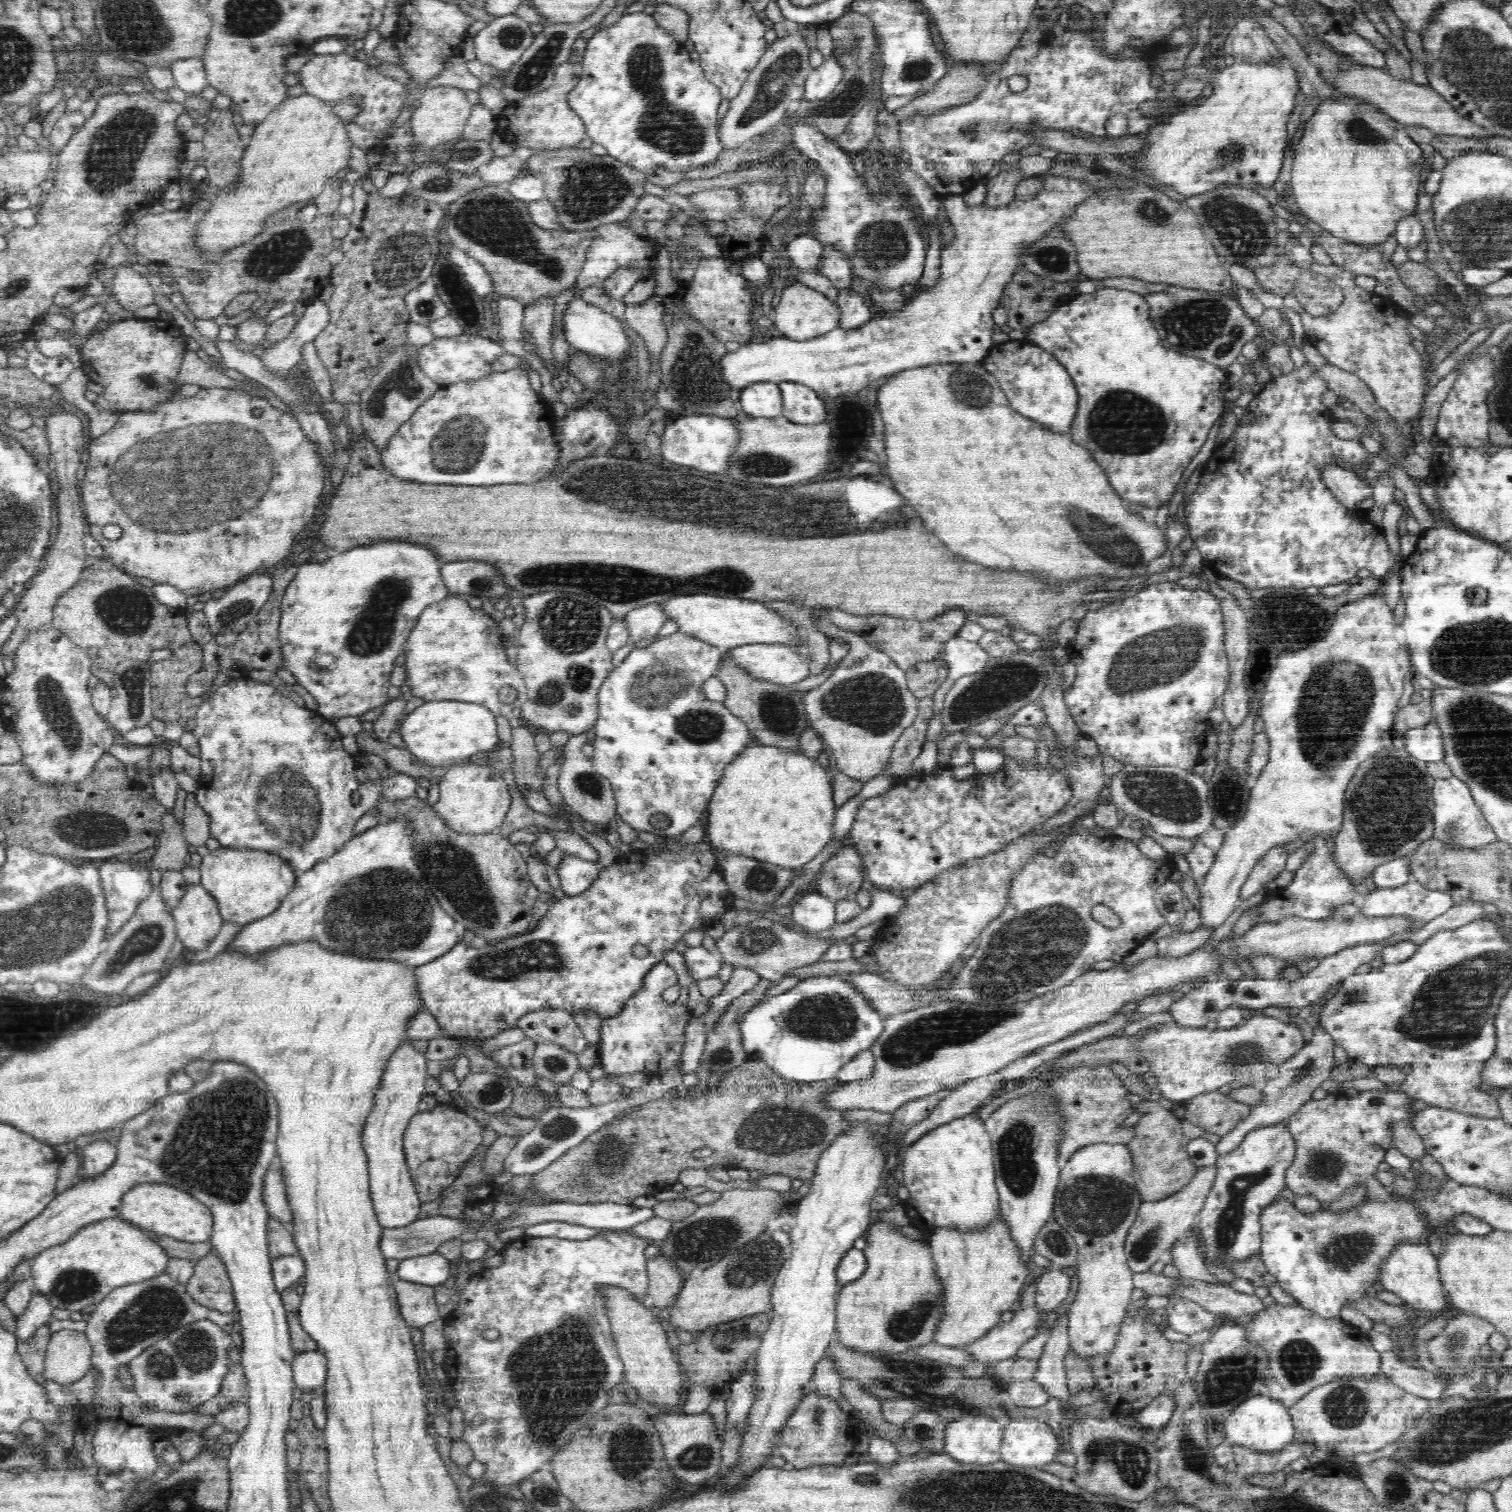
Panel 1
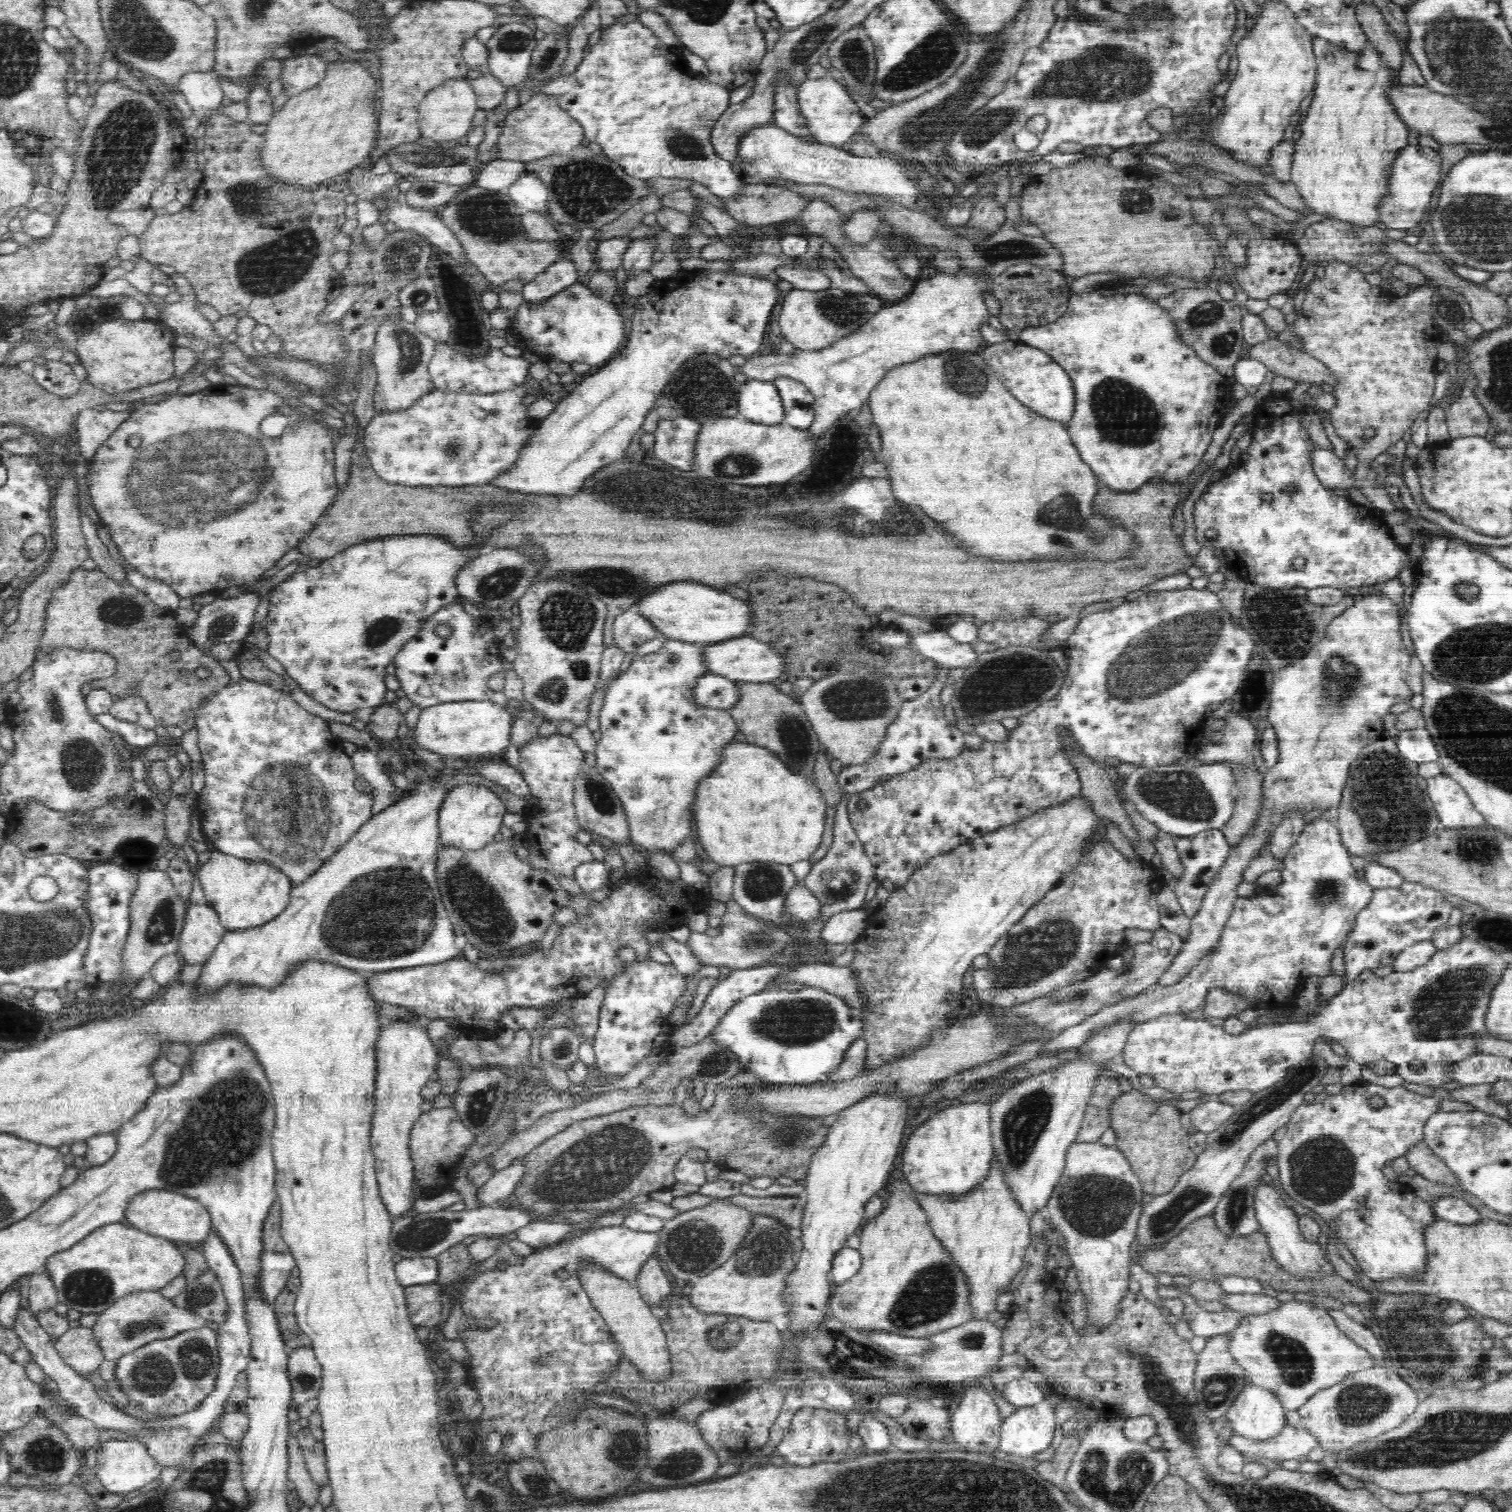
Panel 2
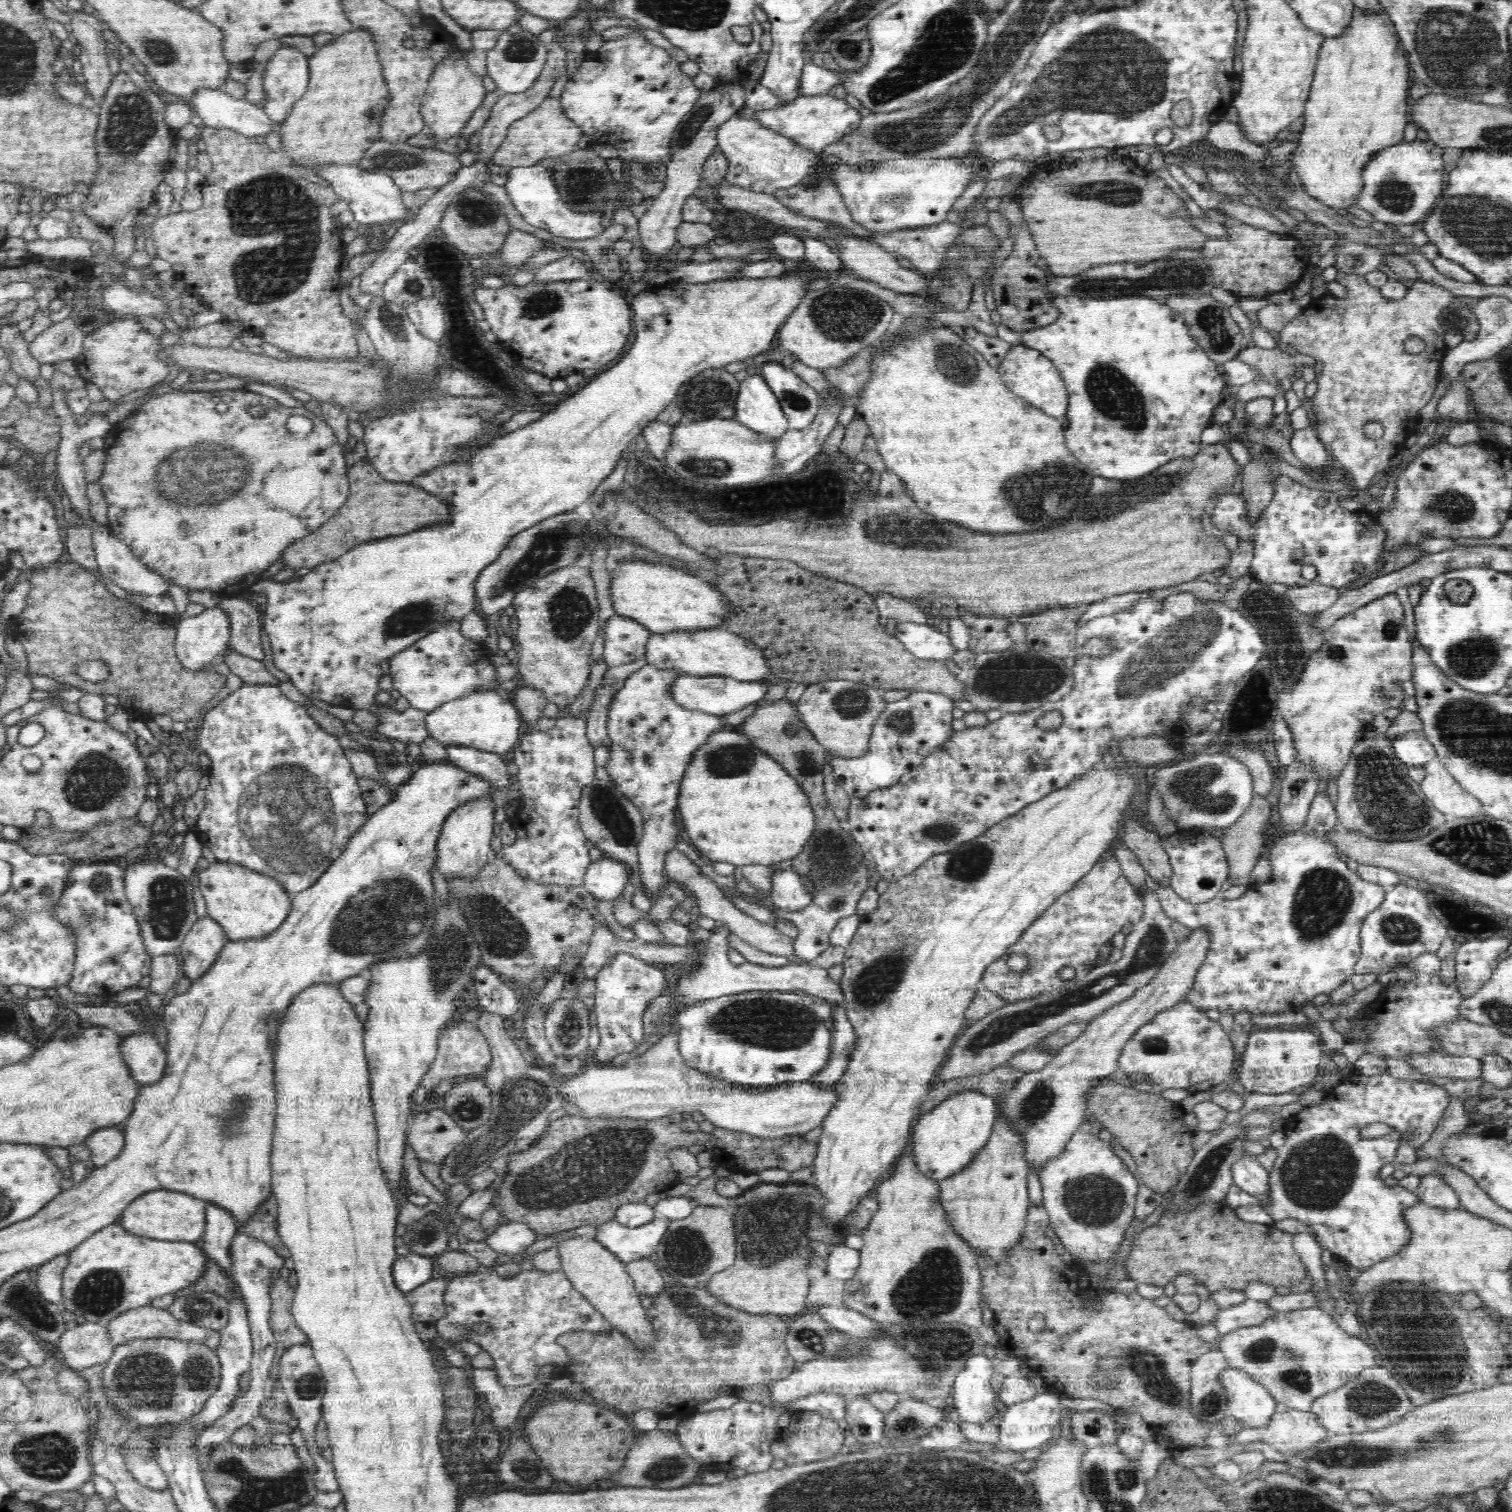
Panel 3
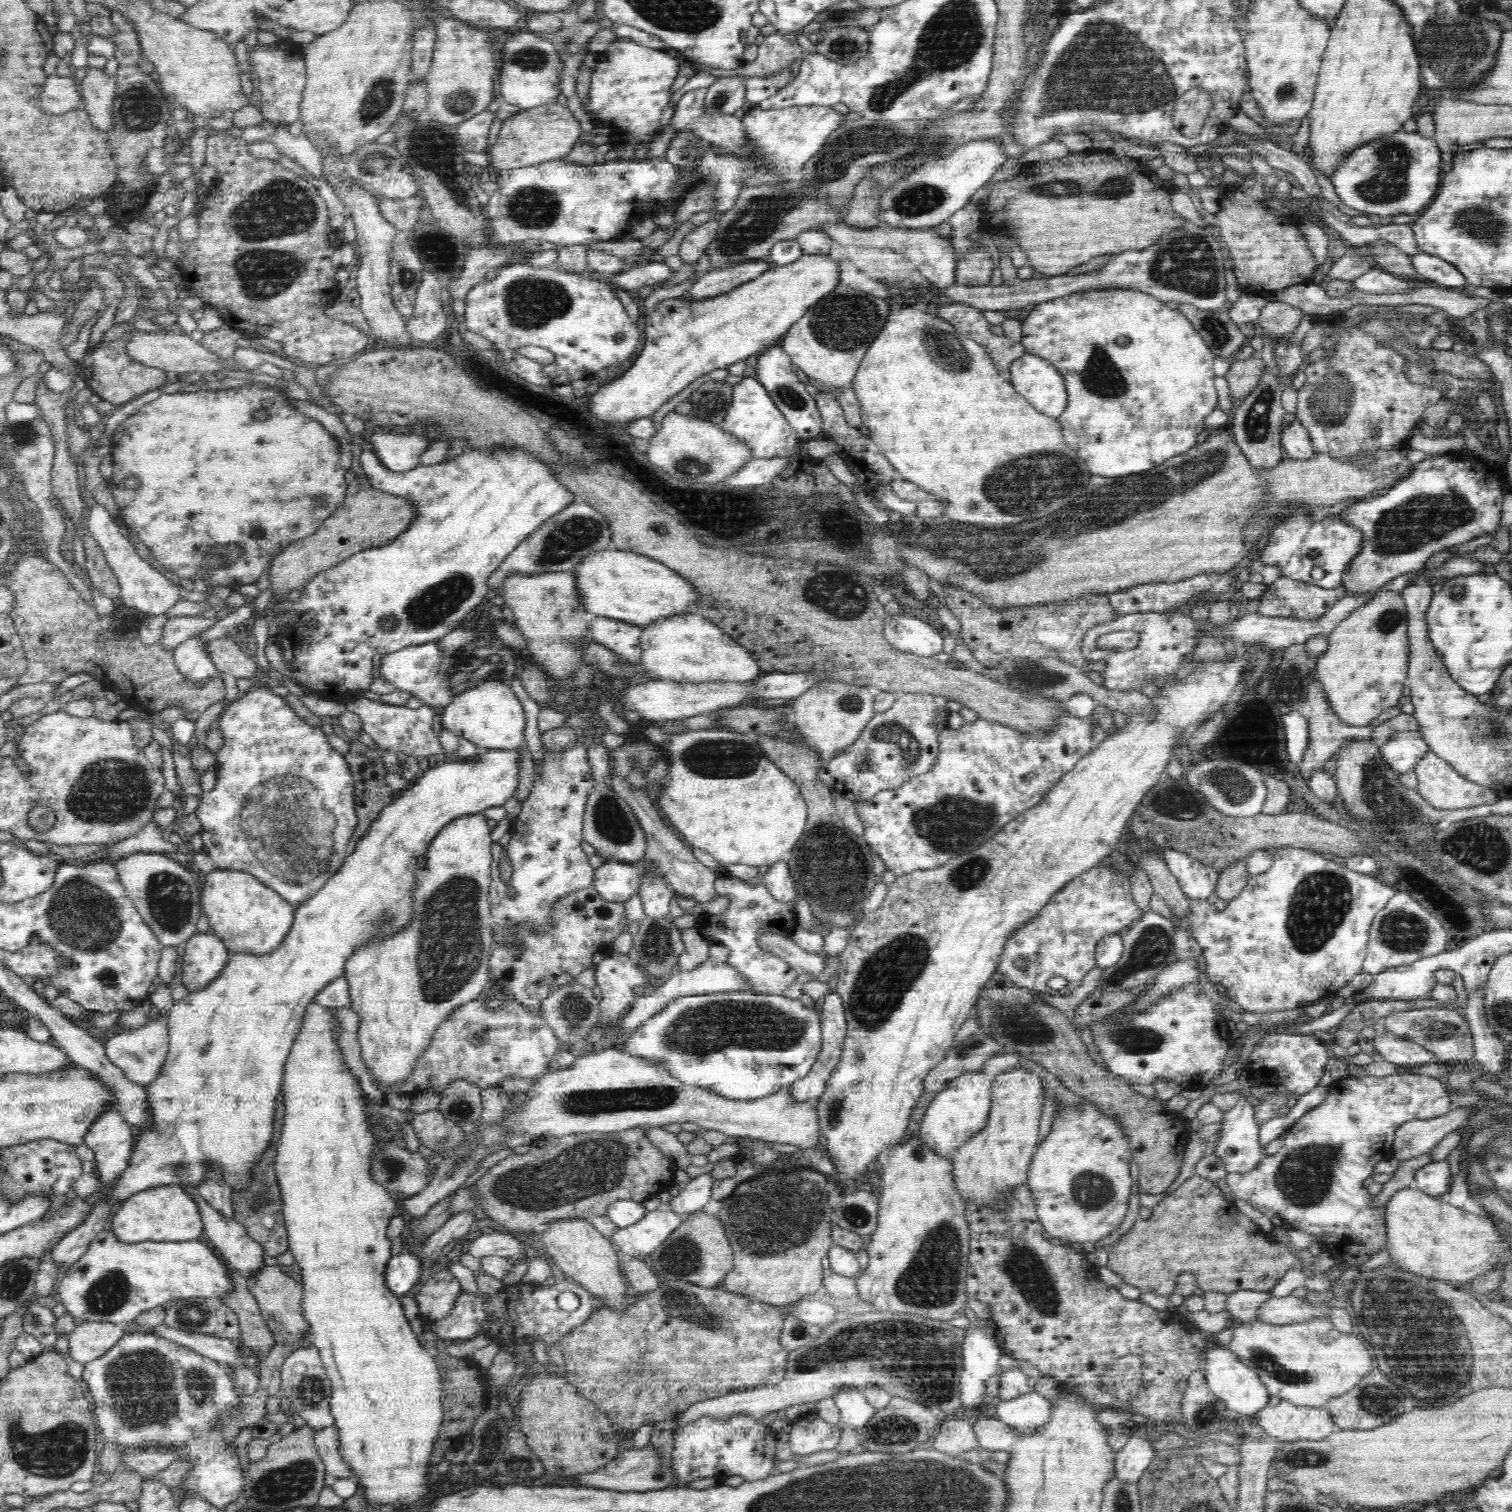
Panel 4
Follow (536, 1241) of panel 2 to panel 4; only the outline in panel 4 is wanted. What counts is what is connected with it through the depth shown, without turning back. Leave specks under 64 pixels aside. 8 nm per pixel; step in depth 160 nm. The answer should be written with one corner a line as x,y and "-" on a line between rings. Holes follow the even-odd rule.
494,1228
492,1233
484,1231
472,1236
467,1253
479,1259
484,1256
498,1256
513,1260
523,1249
522,1243
513,1233

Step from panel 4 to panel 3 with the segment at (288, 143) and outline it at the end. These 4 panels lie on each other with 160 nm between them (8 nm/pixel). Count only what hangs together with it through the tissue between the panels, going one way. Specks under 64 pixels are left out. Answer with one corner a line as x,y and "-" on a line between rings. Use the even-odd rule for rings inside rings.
202,88
194,92
194,98
190,100
194,113
198,114
202,119
204,126
213,128
228,128
234,130
246,138
256,139
259,136
267,137
270,132
274,131
280,134
280,124
272,121
263,109
265,98
257,104
252,104
243,99
236,99
226,93
223,88
216,88
210,90
209,88
-
333,164
326,167
314,167
313,171
332,185
336,196
348,203
349,209
355,216
354,226
356,228
363,228
373,223
387,226
387,223
394,219
402,219
403,223
415,219
415,215
411,214
404,206
401,190
397,187
390,173
362,170
357,164

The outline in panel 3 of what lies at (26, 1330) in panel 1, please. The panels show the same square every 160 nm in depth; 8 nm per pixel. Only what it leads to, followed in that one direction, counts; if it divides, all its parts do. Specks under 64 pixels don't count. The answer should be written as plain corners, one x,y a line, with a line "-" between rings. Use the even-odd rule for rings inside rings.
68,1253
59,1254
34,1271
30,1270
30,1274
34,1273
38,1293
51,1303
58,1303
63,1300
62,1274
64,1274
66,1264
68,1264

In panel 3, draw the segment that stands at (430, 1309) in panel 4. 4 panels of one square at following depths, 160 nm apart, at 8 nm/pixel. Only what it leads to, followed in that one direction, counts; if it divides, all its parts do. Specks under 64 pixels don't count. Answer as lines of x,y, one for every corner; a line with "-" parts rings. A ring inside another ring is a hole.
432,1277
432,1280
417,1286
412,1292
405,1293
412,1307
411,1317
415,1322
429,1324
446,1316
444,1293
448,1283
448,1278

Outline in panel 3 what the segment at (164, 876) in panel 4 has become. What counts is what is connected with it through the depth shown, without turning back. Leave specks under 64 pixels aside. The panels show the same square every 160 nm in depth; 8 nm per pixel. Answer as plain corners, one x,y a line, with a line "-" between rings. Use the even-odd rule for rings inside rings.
156,857
130,864
124,872
125,893
140,925
145,952
151,958
174,954
183,944
190,928
199,920
194,907
194,886
190,879

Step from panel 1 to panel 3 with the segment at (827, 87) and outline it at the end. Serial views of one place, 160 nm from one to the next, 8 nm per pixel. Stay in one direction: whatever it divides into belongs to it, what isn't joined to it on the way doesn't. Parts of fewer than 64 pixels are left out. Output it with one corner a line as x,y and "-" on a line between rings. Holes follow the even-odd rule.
816,94
798,96
791,103
780,105
775,110
758,111
758,114
754,114
753,120
782,136
791,137
796,144
802,144
803,148
821,152
827,145
859,128
862,116
858,109
848,105
844,99
838,99
833,94

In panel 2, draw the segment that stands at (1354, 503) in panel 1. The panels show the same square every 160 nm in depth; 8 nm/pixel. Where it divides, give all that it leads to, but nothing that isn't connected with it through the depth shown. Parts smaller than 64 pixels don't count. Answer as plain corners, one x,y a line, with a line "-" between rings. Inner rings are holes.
1316,447
1311,452
1312,467
1319,482
1328,490
1342,489
1358,491
1354,474
1345,466
1345,462
1334,454
1333,449

